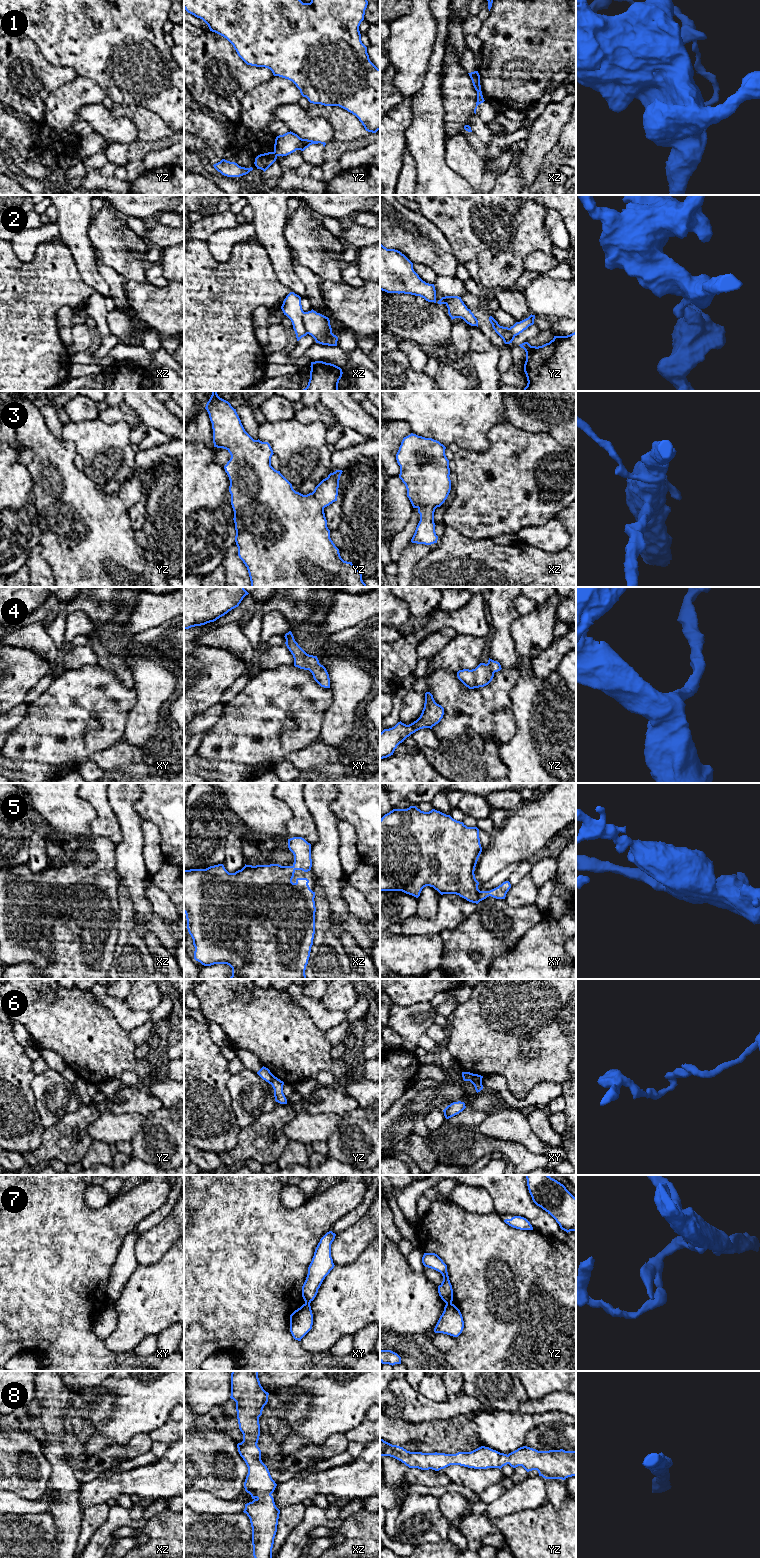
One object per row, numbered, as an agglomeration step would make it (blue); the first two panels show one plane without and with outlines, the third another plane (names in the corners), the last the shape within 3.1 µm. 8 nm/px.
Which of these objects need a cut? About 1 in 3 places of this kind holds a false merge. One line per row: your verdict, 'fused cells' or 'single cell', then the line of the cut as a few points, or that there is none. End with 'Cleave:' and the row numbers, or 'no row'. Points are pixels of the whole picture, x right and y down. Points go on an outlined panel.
1: fused cells; cut yz (273, 152), (276, 156)
2: fused cells; cut xz (303, 312), (302, 324), (307, 333)
3: single cell; cut none
4: single cell; cut none
5: single cell; cut none
6: fused cells; cut xy (481, 1079), (471, 1082)
7: fused cells; cut yz (451, 1302), (446, 1304)
8: single cell; cut none
Cleave: 1, 2, 6, 7

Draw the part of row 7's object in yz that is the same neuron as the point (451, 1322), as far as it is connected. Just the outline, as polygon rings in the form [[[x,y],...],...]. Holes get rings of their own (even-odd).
[[[452,1303],[444,1307],[435,1328],[435,1333],[443,1333],[453,1337],[458,1337],[464,1328],[464,1321],[460,1310]]]

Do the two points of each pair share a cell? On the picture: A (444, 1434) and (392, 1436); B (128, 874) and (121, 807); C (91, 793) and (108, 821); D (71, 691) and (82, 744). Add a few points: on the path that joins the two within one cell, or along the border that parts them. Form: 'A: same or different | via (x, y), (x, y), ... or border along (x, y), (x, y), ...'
A: same | via (431, 1436), (405, 1436)
B: same | via (129, 857), (129, 824)
C: same | via (98, 800), (105, 814)
D: same | via (77, 704), (77, 731)

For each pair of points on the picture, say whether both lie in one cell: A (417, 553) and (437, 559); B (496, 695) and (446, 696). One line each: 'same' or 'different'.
A: different
B: same

